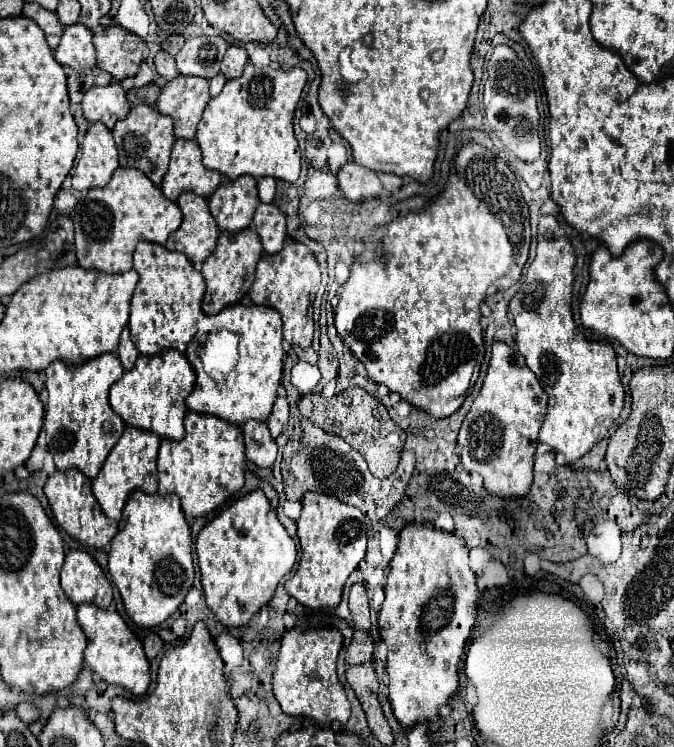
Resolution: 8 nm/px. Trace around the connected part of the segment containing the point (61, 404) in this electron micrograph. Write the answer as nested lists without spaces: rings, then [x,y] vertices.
[[[103,354],[79,366],[57,360],[45,372],[45,388],[49,392],[45,412],[47,450],[53,454],[57,470],[77,468],[95,478],[125,430],[125,422],[109,406],[109,388],[123,376],[123,366],[115,354]]]

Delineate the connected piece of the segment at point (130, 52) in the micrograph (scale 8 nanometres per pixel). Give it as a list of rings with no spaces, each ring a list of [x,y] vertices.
[[[111,26],[99,36],[95,34],[93,44],[97,50],[97,66],[109,72],[117,82],[135,76],[145,58],[145,44],[141,38],[129,34],[121,26]]]

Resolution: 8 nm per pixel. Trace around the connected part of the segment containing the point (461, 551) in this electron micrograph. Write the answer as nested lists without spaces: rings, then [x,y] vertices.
[[[409,522],[399,532],[399,544],[391,560],[389,580],[385,584],[385,600],[379,612],[379,632],[387,644],[389,672],[389,702],[403,726],[415,726],[429,720],[431,730],[437,730],[439,708],[449,702],[459,686],[459,660],[465,642],[471,636],[471,626],[477,618],[477,586],[475,574],[469,568],[469,550],[461,538],[439,530],[433,524]]]

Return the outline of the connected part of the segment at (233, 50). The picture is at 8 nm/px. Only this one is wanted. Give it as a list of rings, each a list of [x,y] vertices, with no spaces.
[[[229,46],[227,54],[225,54],[223,62],[221,62],[221,72],[225,74],[227,80],[239,78],[243,74],[243,68],[245,68],[247,60],[249,60],[249,56],[241,46]]]

